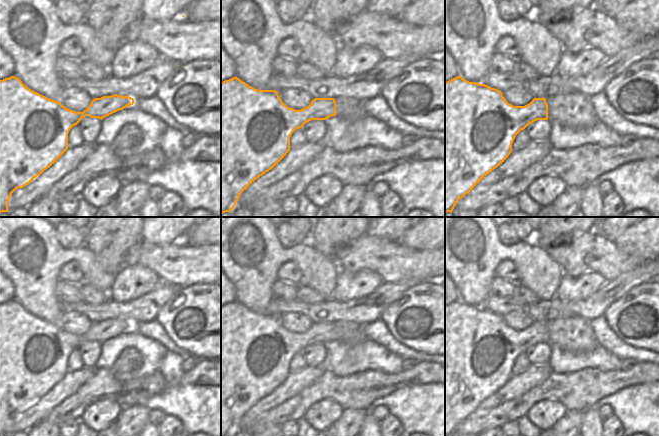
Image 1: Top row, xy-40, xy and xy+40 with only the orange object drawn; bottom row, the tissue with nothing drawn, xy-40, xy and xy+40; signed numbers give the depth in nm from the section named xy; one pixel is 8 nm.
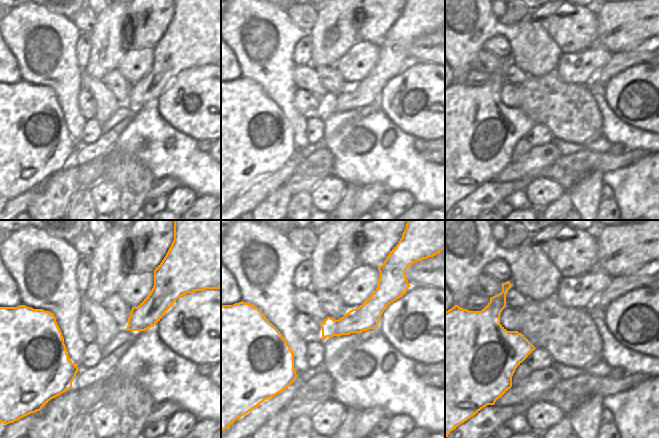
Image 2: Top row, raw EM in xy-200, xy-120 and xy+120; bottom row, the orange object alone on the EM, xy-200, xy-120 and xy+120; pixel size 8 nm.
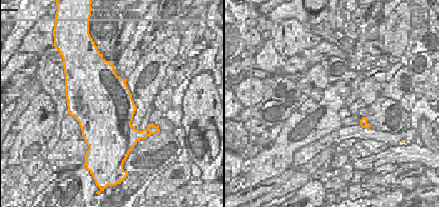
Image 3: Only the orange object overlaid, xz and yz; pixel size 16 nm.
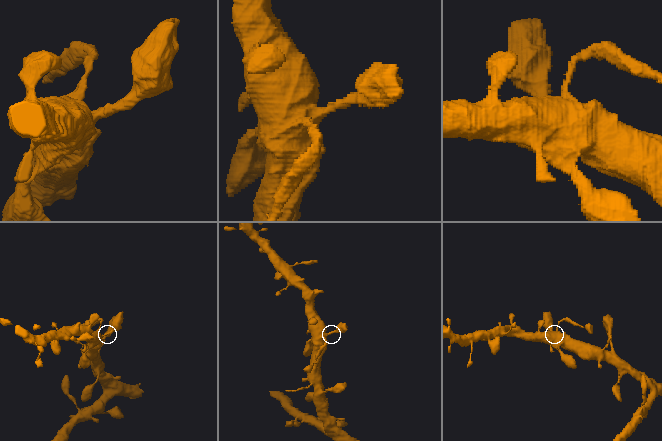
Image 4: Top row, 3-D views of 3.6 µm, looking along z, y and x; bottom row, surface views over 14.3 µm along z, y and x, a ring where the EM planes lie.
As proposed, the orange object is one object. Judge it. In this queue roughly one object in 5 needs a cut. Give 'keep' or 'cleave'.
keep

